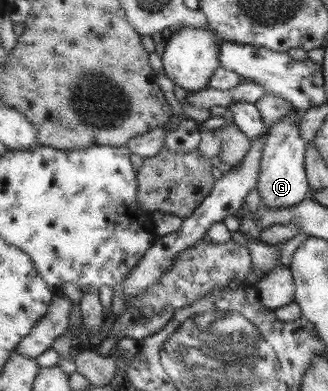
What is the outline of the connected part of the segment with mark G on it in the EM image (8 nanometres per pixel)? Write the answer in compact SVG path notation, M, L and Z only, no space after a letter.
M290 112L278 124L270 128L264 155L261 161L261 174L259 175L258 191L261 196L261 204L274 210L288 210L309 199L310 184L305 168L307 143L300 137L301 113Z

